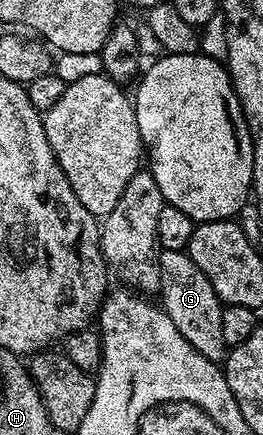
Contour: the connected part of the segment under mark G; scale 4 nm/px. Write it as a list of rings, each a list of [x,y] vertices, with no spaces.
[[[162,251],[159,255],[161,286],[159,300],[177,330],[205,358],[215,363],[226,359],[227,345],[221,333],[223,303],[212,283],[201,272],[186,251]]]

